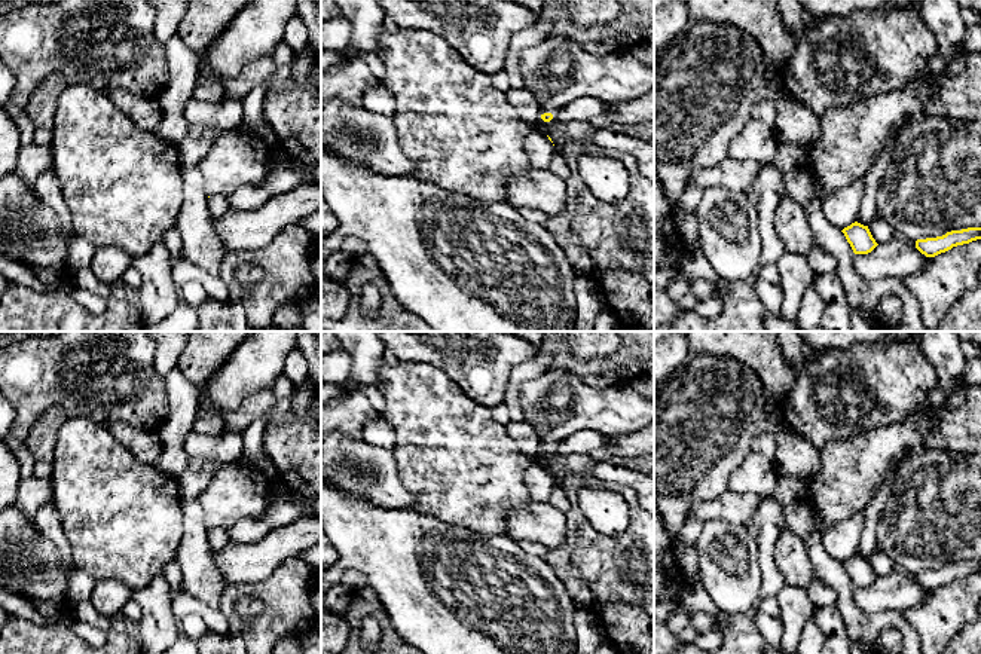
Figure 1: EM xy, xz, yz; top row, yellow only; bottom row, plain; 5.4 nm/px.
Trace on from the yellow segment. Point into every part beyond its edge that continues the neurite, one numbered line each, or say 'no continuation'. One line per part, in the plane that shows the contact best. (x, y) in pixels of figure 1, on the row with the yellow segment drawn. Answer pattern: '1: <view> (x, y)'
1: xz (558, 72)

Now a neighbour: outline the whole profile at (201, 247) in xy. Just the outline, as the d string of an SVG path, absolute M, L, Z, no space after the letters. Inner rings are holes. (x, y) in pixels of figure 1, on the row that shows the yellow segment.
M181 165L183 205L177 229L183 241L183 256L211 276L220 275L221 259L226 254L221 242L211 233L208 195L196 165Z

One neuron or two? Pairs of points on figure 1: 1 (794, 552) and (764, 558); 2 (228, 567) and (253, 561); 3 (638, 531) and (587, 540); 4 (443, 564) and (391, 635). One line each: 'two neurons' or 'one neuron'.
1: two neurons
2: one neuron
3: one neuron
4: two neurons

